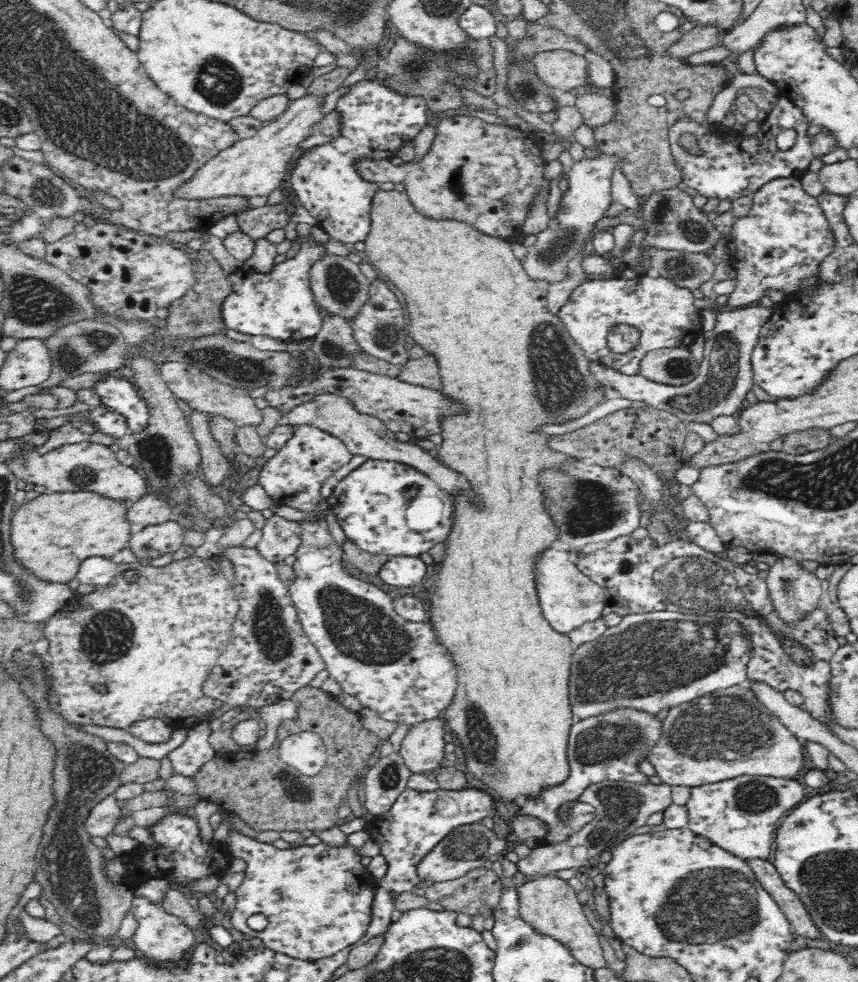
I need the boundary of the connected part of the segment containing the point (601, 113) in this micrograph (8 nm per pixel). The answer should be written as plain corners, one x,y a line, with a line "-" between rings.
580,92
575,106
583,116
583,124
590,128
608,124
615,114
615,101
598,93

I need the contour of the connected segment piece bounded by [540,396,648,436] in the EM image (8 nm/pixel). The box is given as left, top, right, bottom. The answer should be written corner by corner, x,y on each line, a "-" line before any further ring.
621,397
610,398
605,402
595,405
584,416
579,418
565,421
563,424
543,424
540,428
547,433
547,435
561,435
564,433
572,432
581,427
585,427
594,421
613,413
614,411
626,408
626,407
645,407
647,403
637,400
624,400

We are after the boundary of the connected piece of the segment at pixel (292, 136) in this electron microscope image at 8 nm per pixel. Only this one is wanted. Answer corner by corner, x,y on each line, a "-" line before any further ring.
306,93
301,98
292,100
288,108
273,121
265,122
261,129
250,138
241,139
234,145
224,149
212,157
208,164
204,165
198,173
188,181
180,190
181,196
187,196
192,199
210,199
224,197
225,195
242,195
248,197
268,197
274,189
278,189
282,180
286,180
286,172
290,170
292,162
300,156
300,144
312,134
313,128
324,120
324,97
327,94
310,94

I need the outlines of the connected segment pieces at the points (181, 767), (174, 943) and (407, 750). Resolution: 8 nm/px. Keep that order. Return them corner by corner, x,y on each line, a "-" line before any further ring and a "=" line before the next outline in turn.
206,720
200,724
186,728
186,740
182,746
172,750
167,756
172,763
174,773
190,777
198,769
215,758
215,751
210,746
209,736
212,721
=
133,896
130,911
137,920
133,942
139,952
142,952
150,962
172,961
180,962
186,951
196,942
194,931
180,921
179,917
170,915
162,904
156,904
145,896
=
436,719
414,725
406,733
399,754
411,774
423,774
438,767
445,755
446,730
444,722

